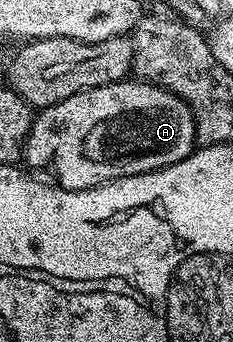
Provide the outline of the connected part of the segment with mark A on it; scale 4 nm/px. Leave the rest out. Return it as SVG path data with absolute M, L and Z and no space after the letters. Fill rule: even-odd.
M127 79L68 95L68 99L41 110L26 136L24 161L31 170L47 169L49 176L64 189L91 189L117 177L131 177L174 165L194 152L197 136L194 113L188 102L151 81Z

